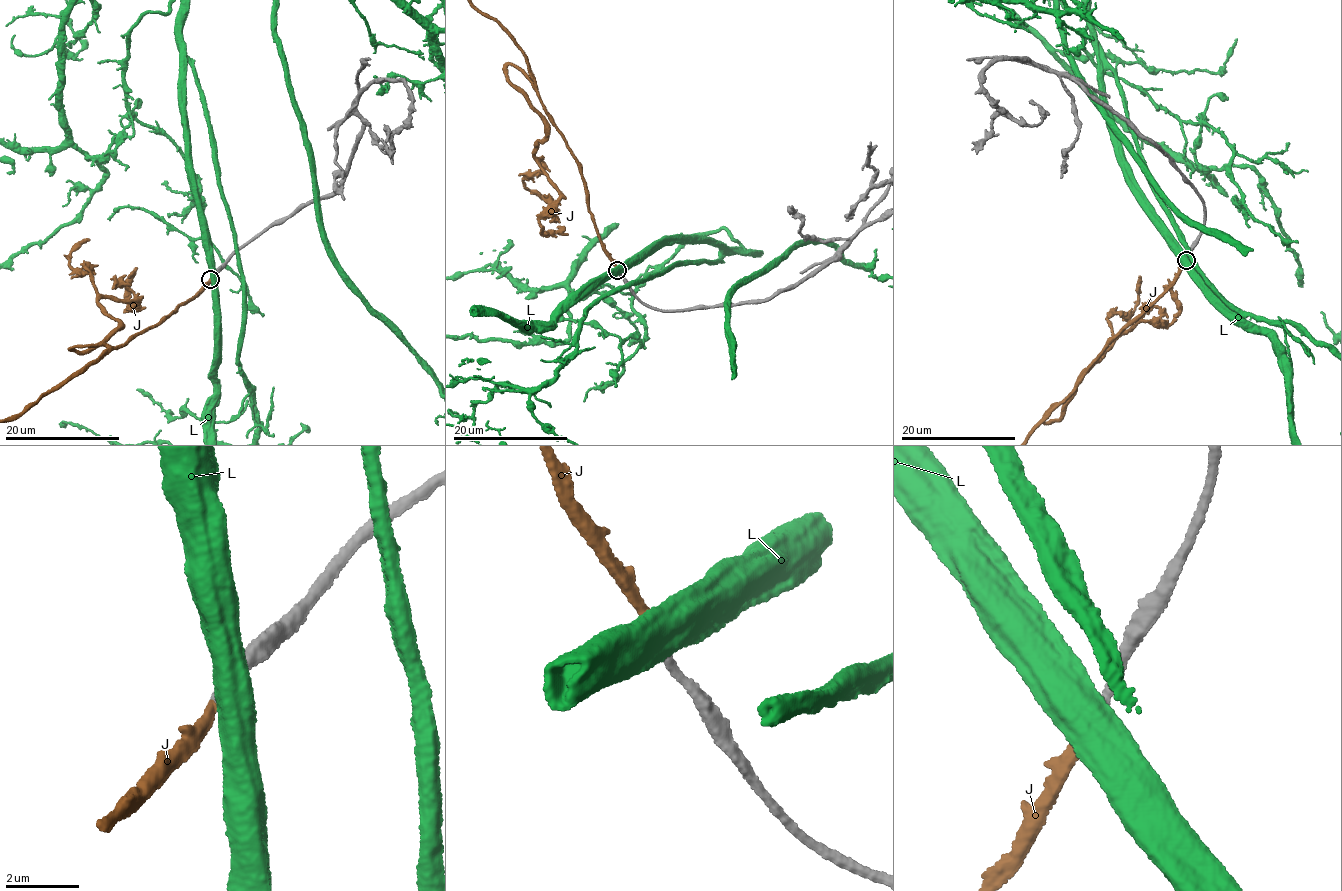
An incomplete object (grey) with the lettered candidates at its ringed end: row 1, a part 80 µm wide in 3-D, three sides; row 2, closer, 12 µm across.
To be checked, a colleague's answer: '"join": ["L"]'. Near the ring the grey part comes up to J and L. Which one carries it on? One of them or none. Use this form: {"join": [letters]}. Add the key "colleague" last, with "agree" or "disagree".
{"join": ["J"], "colleague": "disagree"}

